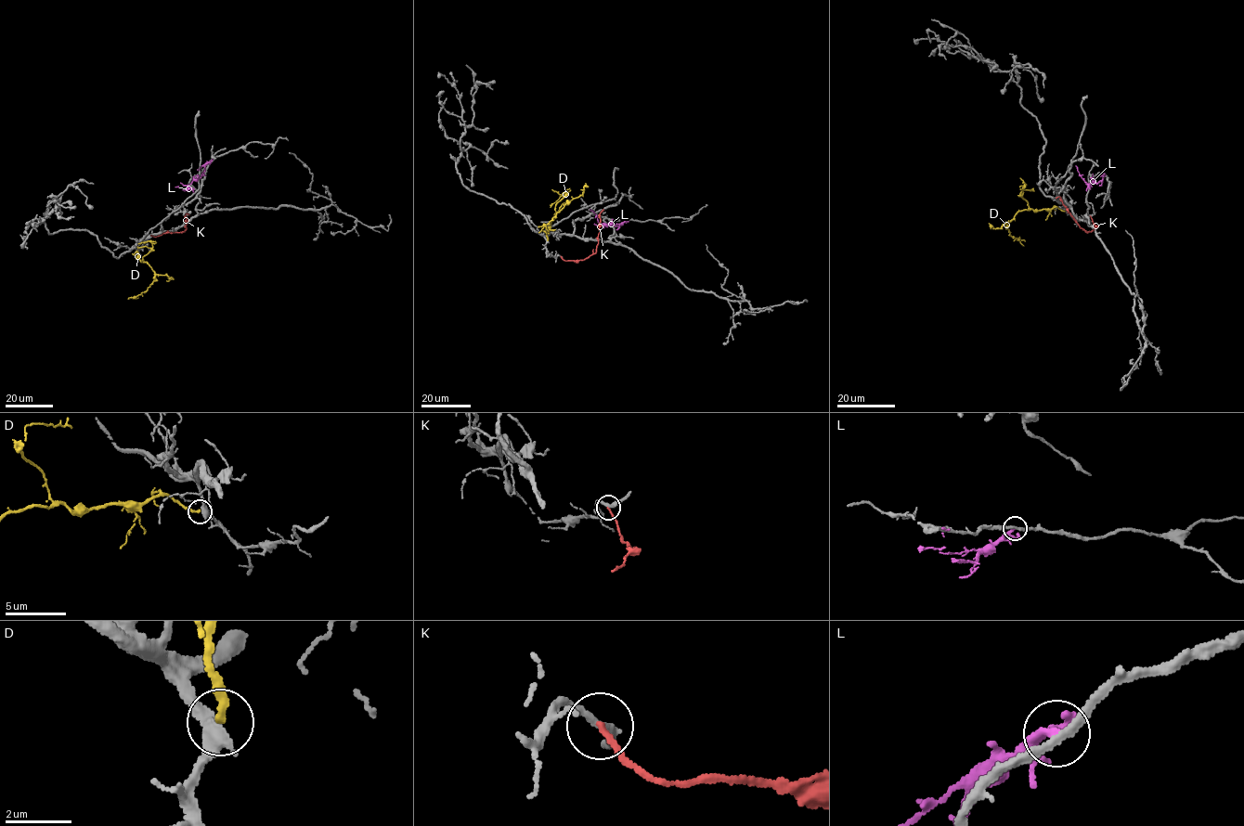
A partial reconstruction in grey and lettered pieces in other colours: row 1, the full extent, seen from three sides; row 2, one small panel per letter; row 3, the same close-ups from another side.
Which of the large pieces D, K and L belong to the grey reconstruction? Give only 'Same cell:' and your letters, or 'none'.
Same cell: D

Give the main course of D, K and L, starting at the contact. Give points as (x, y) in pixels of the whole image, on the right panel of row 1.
D: (1065, 211), (1056, 207), (1018, 212), (1008, 223), (1006, 229), (1009, 235), (1025, 240)
K: (1090, 215), (1095, 227), (1087, 232), (1080, 226), (1060, 197), (1056, 198)
L: (1101, 173), (1102, 181), (1087, 183), (1076, 165)

